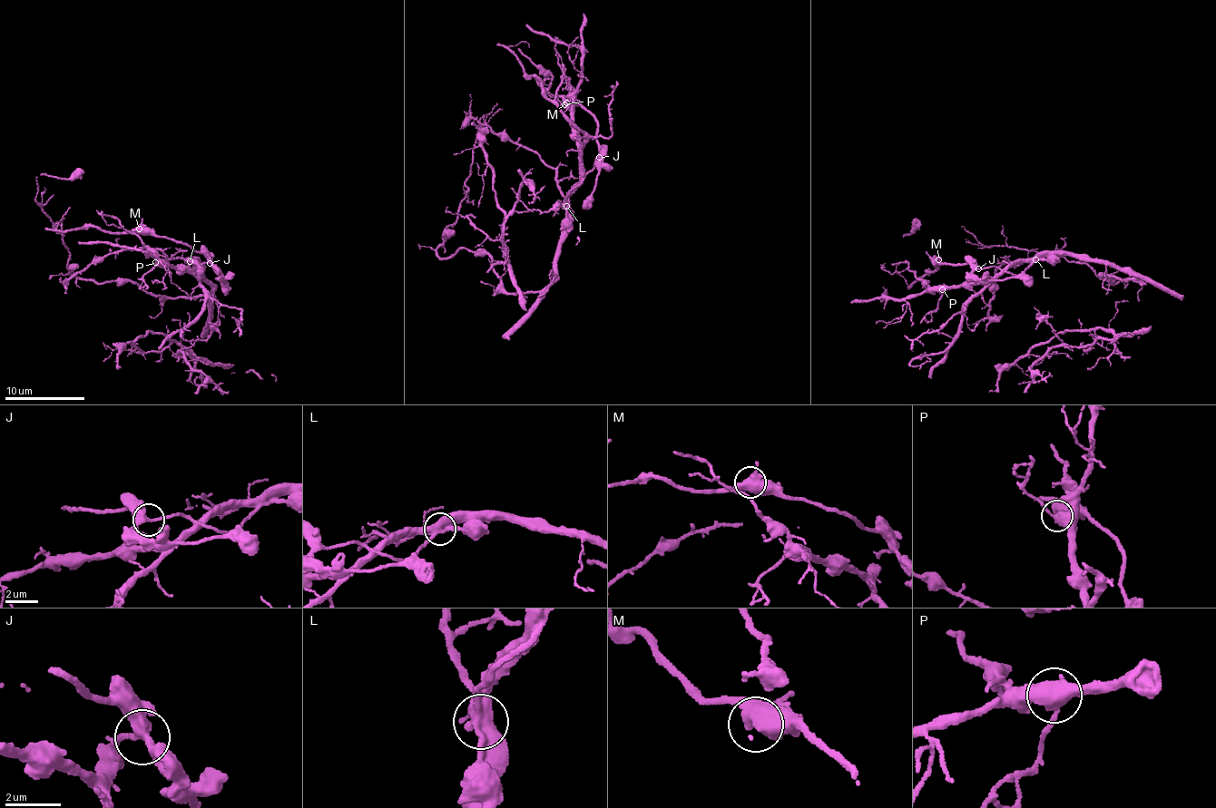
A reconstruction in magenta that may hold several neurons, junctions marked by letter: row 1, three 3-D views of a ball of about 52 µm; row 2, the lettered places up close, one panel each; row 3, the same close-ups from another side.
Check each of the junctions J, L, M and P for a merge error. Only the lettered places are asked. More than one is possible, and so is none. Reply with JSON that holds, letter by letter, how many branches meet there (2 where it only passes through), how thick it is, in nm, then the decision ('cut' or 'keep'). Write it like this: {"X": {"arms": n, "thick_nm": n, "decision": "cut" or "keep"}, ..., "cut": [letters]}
{"J": {"arms": 3, "thick_nm": 360, "decision": "keep"}, "L": {"arms": 4, "thick_nm": 480, "decision": "cut"}, "M": {"arms": 3, "thick_nm": 480, "decision": "keep"}, "P": {"arms": 2, "thick_nm": 460, "decision": "keep"}, "cut": ["L"]}

